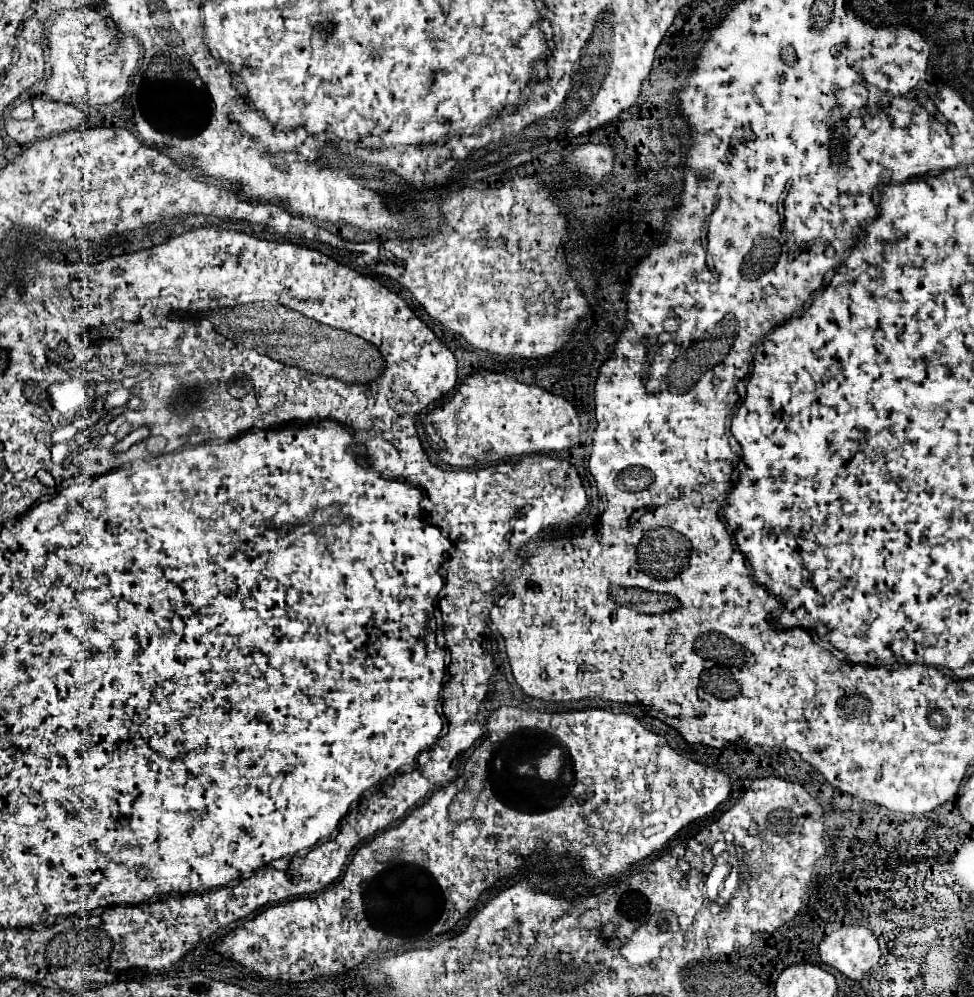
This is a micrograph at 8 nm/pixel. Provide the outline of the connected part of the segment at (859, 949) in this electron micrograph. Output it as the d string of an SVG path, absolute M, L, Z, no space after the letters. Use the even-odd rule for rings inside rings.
M862 925L832 931L820 943L820 959L854 981L860 981L878 963L876 957L880 957L878 939ZM868 957L874 957L874 961Z

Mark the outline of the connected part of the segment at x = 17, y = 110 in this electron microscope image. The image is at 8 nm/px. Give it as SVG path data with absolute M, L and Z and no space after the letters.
M18 101L14 107L12 107L12 113L10 113L14 119L32 119L34 111L32 111L32 101Z

